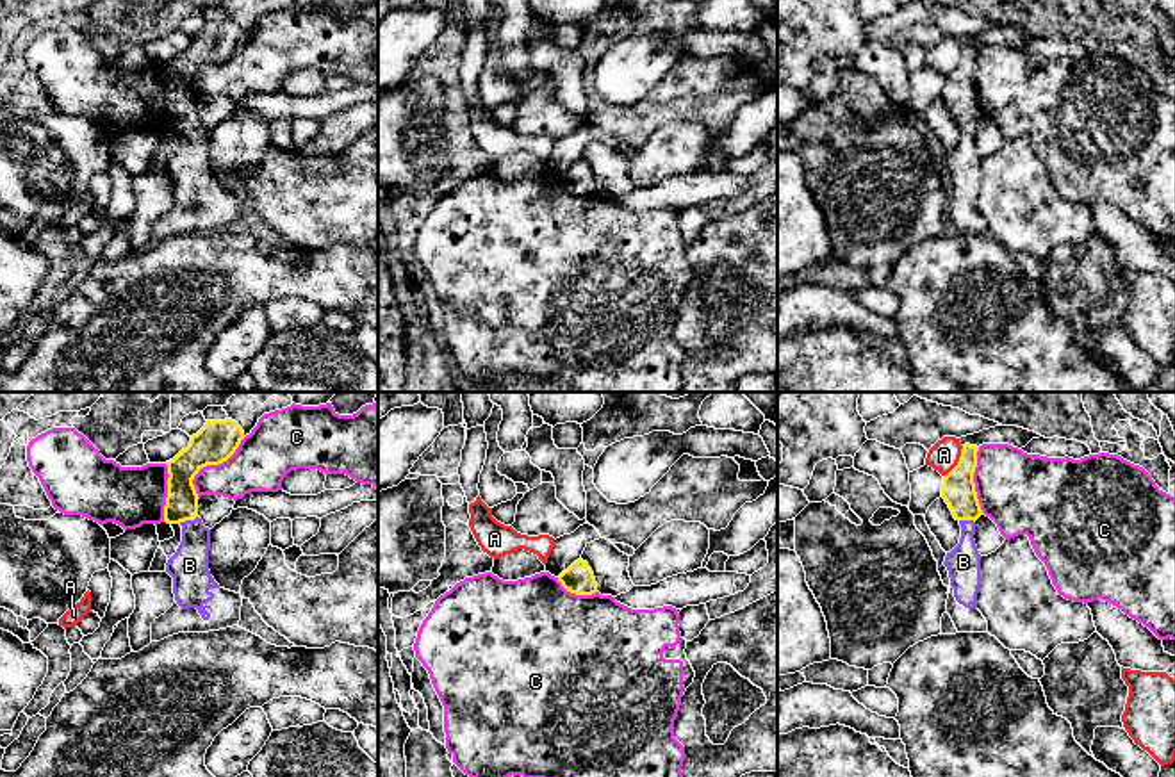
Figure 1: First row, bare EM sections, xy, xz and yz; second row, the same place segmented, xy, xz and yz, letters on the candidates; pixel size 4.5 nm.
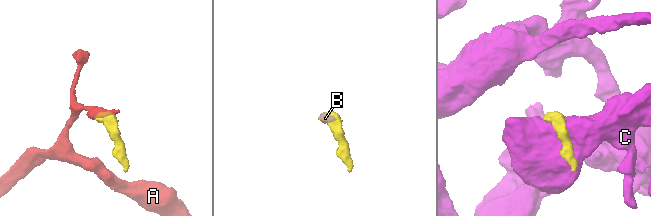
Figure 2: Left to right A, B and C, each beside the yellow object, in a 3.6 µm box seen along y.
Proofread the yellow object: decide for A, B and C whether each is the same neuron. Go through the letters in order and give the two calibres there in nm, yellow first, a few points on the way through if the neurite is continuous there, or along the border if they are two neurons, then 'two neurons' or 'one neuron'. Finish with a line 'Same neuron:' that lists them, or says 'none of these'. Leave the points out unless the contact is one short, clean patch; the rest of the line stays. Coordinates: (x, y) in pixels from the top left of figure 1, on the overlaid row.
A: 150 nm thick on the yellow side, 140 nm on the other; border along yz (963, 446), (958, 462), (944, 476); two neurons
B: 140 nm thick on the yellow side, 180 nm on the other; one neuron
C: 180 nm thick on the yellow side, 260 nm on the other; two neurons
Same neuron: B

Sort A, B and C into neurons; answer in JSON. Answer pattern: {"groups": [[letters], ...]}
{"groups": [["A"], ["B"], ["C"]]}

